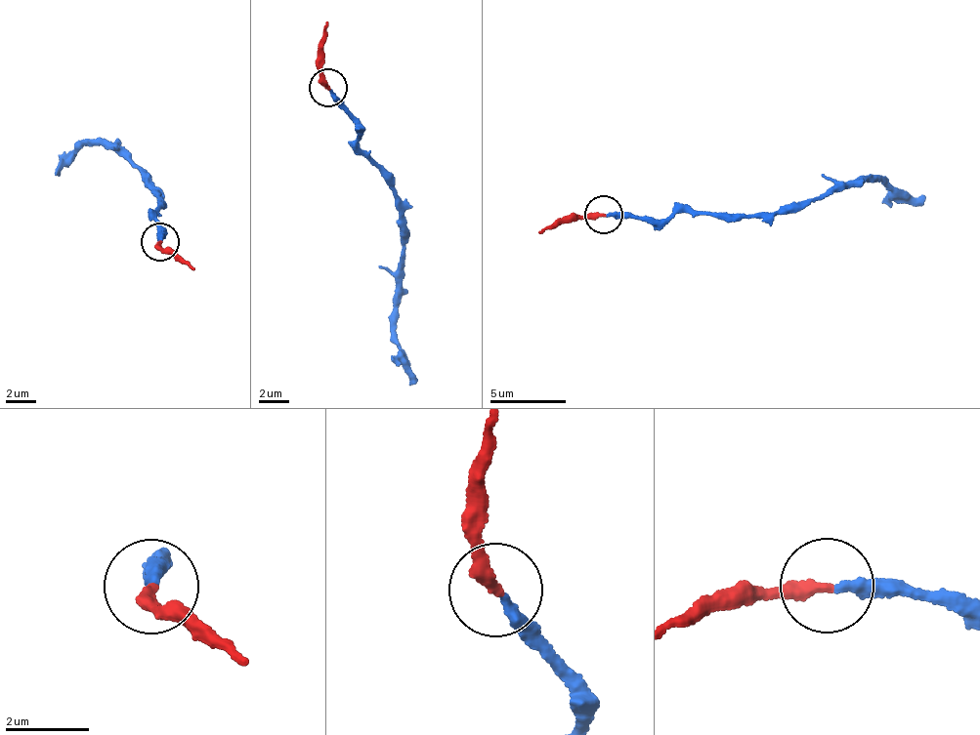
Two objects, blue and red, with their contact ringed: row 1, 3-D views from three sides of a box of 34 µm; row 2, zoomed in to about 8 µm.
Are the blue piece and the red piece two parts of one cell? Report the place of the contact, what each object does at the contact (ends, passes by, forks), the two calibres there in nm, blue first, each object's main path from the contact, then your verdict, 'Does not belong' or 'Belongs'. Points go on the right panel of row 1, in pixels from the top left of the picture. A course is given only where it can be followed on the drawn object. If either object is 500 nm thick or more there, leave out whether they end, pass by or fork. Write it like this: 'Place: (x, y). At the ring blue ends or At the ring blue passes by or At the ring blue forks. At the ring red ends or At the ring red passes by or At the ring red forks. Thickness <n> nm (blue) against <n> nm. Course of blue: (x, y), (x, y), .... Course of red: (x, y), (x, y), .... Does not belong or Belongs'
Place: (603, 214). At the ring blue ends. At the ring red ends. Thickness 280 nm (blue) against 320 nm. Course of blue: (605, 213), (651, 221), (684, 210), (747, 217), (784, 212), (877, 178), (909, 194), (926, 197). Course of red: (605, 213), (546, 225), (539, 234). Belongs

